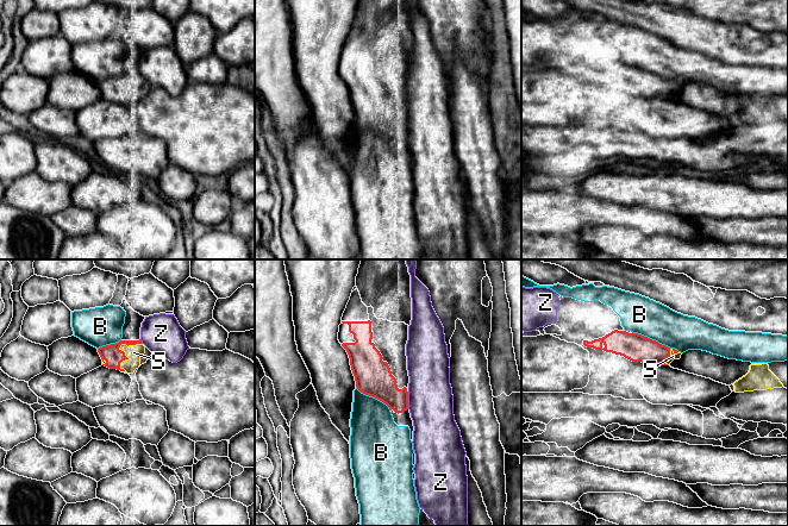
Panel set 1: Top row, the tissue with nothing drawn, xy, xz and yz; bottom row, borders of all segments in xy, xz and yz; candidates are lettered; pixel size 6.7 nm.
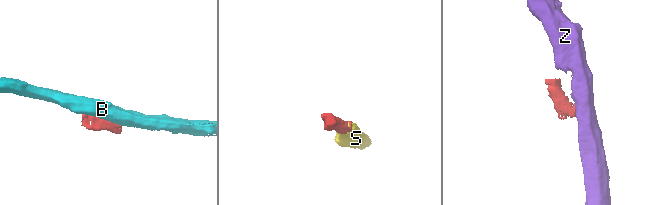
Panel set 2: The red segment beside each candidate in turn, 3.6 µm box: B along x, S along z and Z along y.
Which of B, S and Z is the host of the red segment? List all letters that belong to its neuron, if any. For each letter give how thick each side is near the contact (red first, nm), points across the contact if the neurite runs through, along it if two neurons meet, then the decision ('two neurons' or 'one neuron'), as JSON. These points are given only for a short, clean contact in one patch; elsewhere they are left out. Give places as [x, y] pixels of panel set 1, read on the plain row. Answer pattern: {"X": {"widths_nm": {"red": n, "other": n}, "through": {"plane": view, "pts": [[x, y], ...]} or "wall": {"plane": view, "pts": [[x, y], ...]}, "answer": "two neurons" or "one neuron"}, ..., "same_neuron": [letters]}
{"B": {"widths_nm": {"red": 190, "other": 260}, "answer": "two neurons"}, "S": {"widths_nm": {"red": 120, "other": 110}, "answer": "one neuron"}, "Z": {"widths_nm": {"red": 220, "other": 300}, "answer": "two neurons"}, "same_neuron": ["S"]}

